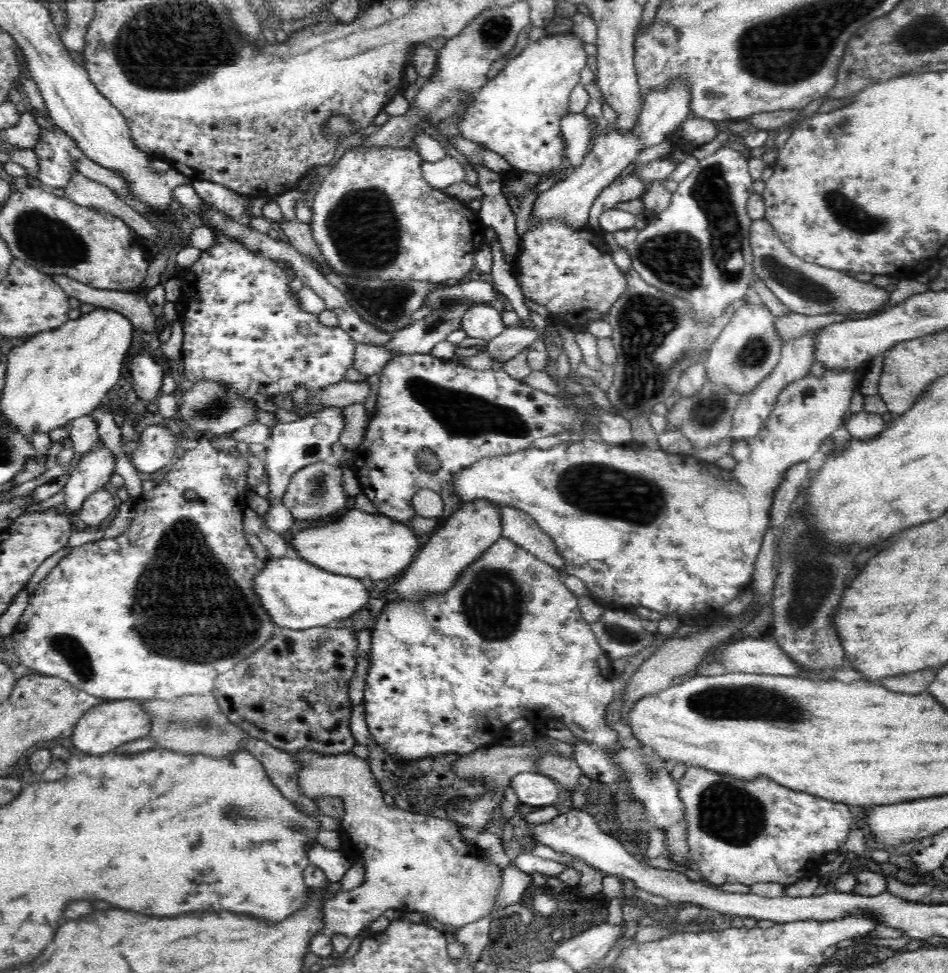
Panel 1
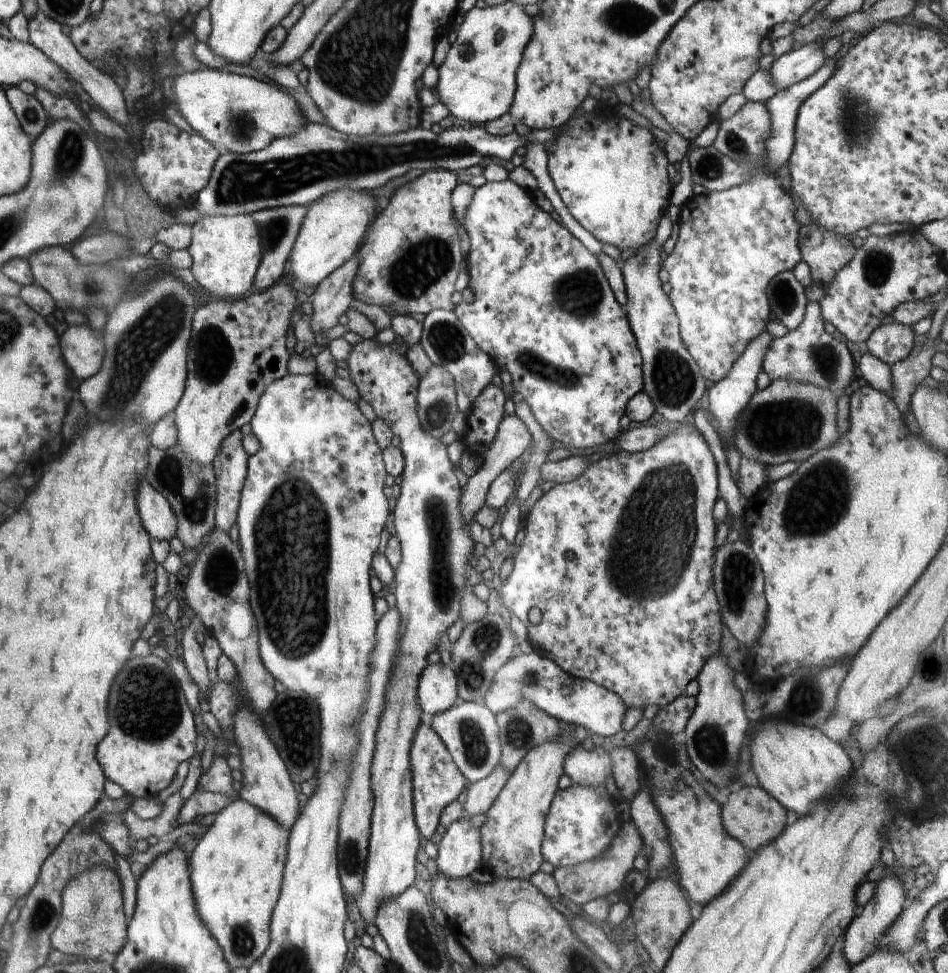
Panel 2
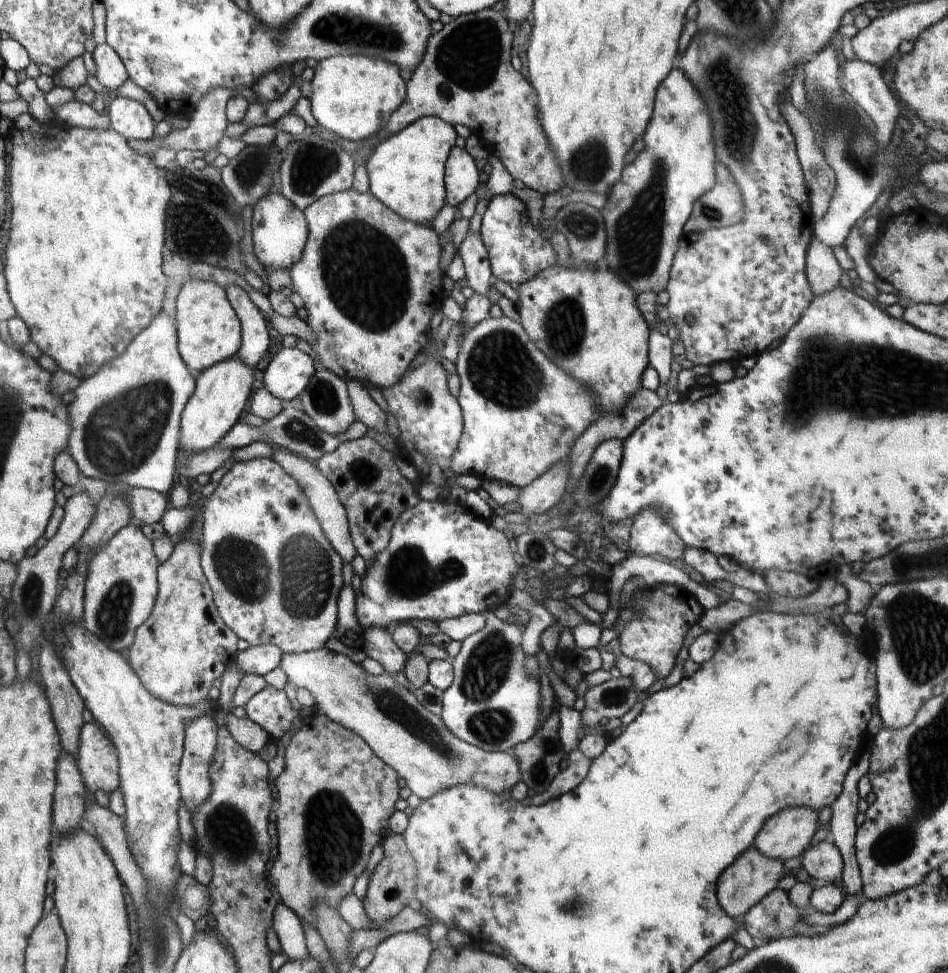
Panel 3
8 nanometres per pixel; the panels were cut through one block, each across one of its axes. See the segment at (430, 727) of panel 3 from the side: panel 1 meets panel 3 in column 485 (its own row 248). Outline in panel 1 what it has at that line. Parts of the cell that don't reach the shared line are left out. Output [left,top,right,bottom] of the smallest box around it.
[749,218,892,316]

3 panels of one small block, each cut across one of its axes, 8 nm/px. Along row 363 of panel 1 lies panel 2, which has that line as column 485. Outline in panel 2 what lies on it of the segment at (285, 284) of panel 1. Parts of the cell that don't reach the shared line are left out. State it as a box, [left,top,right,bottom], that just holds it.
[453,179,644,450]

